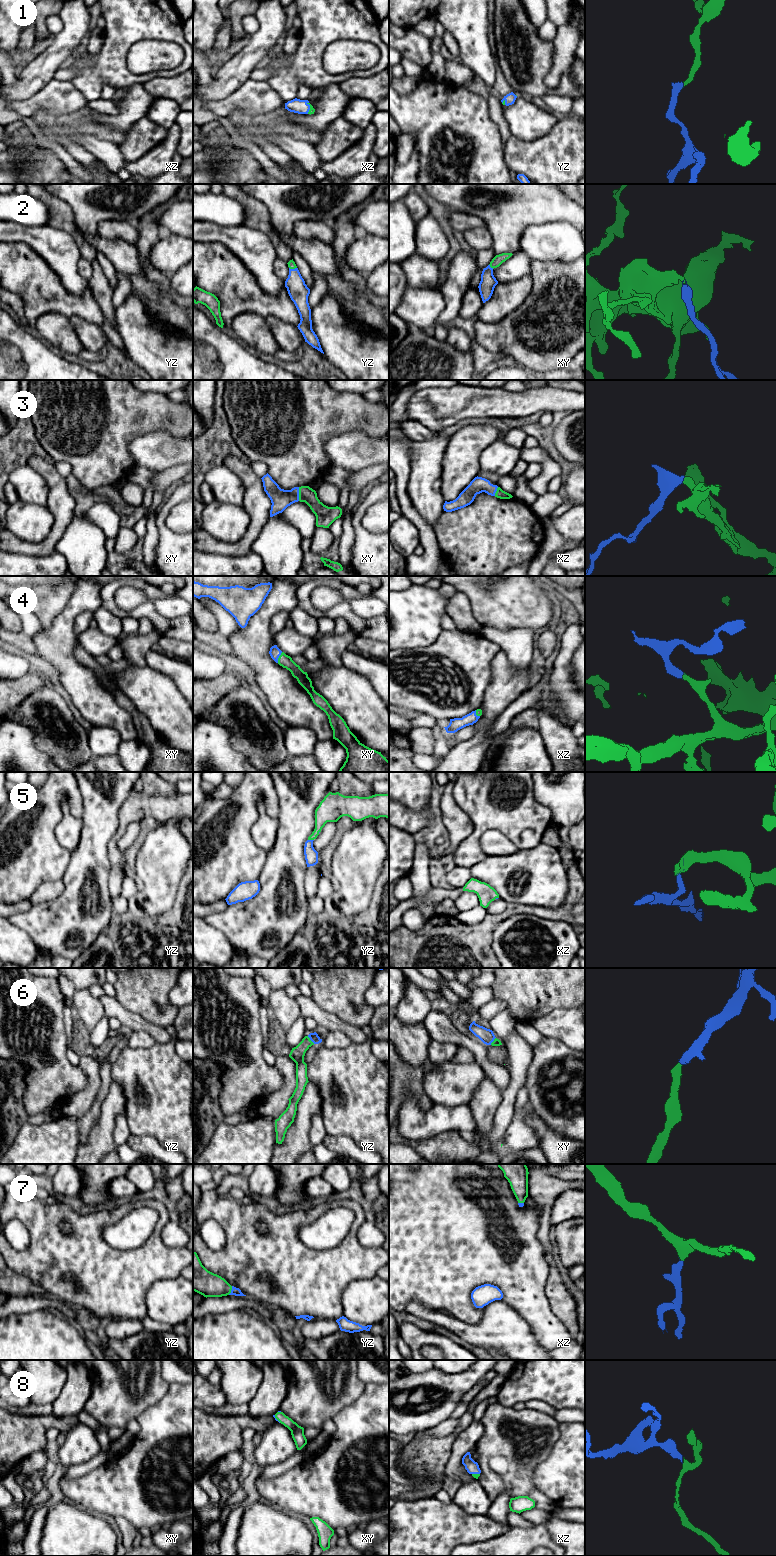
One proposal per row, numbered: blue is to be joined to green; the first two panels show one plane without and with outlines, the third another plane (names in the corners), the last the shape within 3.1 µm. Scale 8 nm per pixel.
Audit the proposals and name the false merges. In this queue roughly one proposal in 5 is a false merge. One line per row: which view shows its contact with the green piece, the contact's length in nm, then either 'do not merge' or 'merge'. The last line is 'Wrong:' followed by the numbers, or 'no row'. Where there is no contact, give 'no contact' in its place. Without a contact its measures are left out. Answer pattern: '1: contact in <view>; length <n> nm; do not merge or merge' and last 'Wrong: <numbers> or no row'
1: contact in xz; length 100 nm; merge
2: contact in yz; length 60 nm; merge
3: contact in xy; length 110 nm; merge
4: contact in xy; length 100 nm; merge
5: contact in yz; length 50 nm; merge
6: contact in yz; length 90 nm; merge
7: contact in yz; length 80 nm; merge
8: contact in xy; length 80 nm; merge
Wrong: no row

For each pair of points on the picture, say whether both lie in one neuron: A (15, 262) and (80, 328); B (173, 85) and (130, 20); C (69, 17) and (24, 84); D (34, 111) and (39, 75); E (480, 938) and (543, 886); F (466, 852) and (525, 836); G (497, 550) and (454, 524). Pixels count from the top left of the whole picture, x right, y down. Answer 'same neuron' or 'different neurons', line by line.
A: different neurons
B: different neurons
C: same neuron
D: different neurons
E: different neurons
F: same neuron
G: same neuron

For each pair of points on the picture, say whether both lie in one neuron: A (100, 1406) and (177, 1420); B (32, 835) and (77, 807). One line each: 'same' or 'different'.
A: different
B: same

